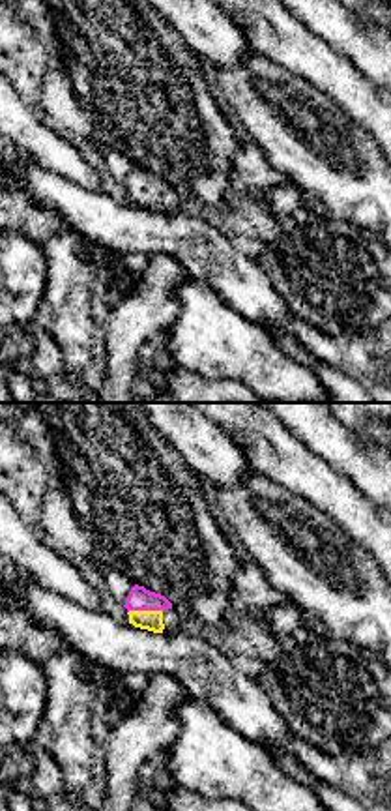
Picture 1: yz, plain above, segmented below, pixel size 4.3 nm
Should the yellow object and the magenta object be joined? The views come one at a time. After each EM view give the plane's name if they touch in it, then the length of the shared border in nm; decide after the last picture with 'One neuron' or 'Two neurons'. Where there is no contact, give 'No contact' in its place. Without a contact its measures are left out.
Touches yellow in yz. Shared border 150 nm

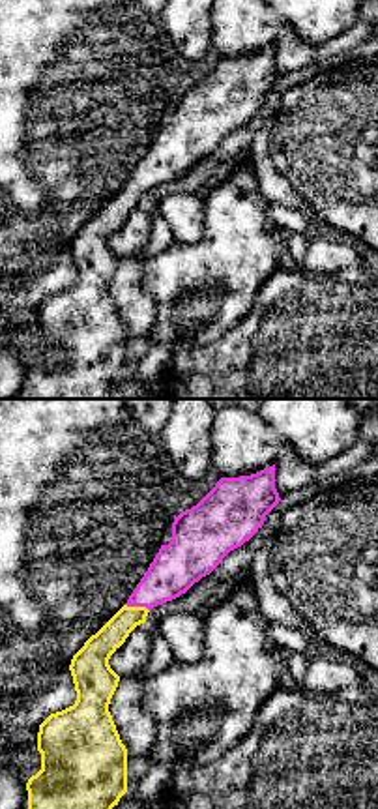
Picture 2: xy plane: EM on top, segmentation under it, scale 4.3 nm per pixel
Touches yellow in xy. Shared border 110 nm

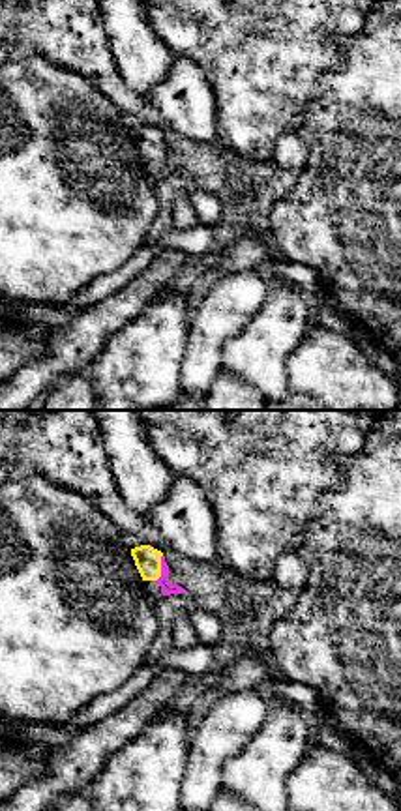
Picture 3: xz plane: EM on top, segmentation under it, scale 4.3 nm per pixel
Touches yellow in xz. Shared border 120 nm

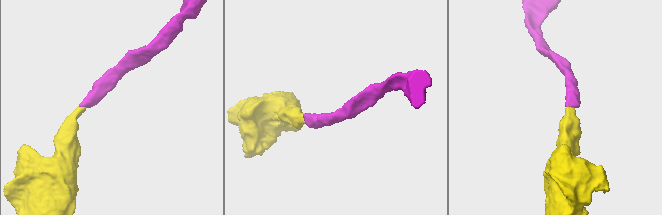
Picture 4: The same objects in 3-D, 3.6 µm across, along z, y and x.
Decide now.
One neuron

